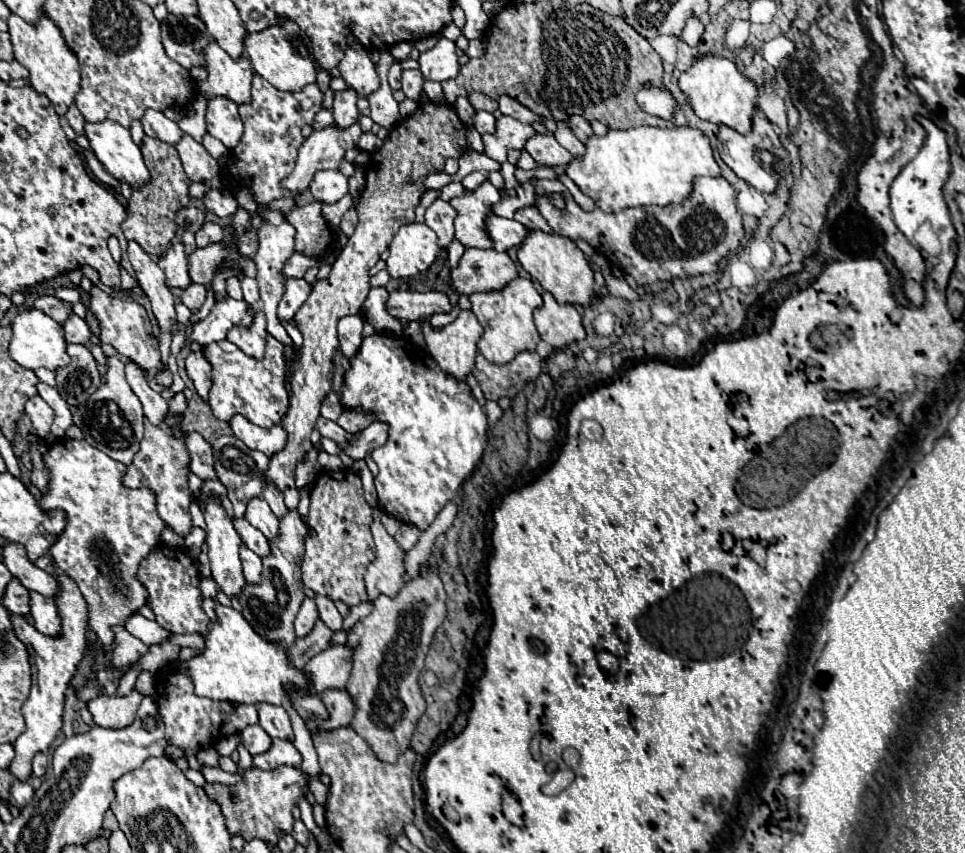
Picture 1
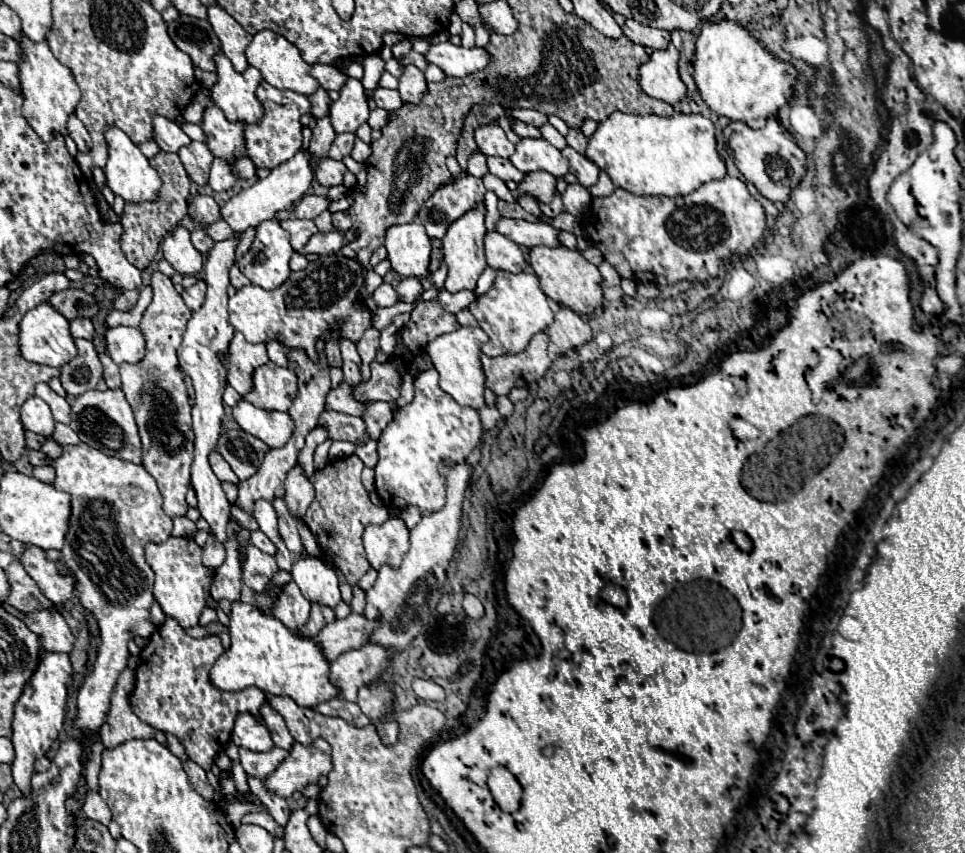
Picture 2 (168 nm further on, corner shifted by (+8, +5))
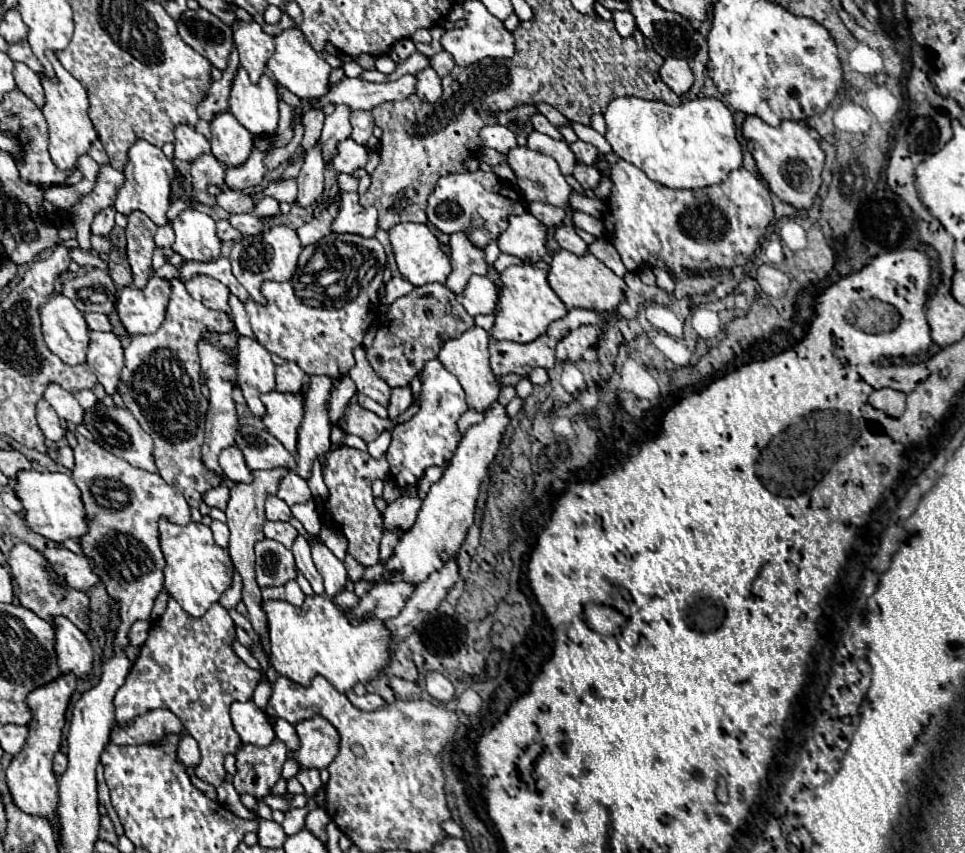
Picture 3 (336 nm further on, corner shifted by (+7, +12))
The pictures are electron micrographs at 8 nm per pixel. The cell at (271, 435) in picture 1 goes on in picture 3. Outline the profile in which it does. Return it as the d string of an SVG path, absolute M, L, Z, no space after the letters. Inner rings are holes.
M270 391L270 393L260 395L260 401L266 407L266 413L260 417L260 421L294 455L298 429L304 417L302 397Z

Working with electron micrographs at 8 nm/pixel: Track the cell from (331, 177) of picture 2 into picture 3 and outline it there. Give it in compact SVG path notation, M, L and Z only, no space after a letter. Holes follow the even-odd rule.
M346 139L338 143L338 151L328 167L334 169L336 173L352 173L356 169L362 169L366 161L368 161L366 145L358 145L352 139Z

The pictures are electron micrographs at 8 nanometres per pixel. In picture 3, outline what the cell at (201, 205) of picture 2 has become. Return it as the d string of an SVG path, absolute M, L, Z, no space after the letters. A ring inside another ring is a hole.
M226 189L220 195L216 195L216 205L228 213L250 213L254 207L254 201L250 195L242 195Z

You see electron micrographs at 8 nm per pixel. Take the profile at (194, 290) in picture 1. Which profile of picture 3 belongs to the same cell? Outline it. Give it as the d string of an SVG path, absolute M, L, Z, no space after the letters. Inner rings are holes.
M194 275L190 281L186 281L186 289L194 299L198 299L200 303L204 303L214 311L224 311L224 313L230 311L230 305L228 305L230 291L220 281L208 275Z

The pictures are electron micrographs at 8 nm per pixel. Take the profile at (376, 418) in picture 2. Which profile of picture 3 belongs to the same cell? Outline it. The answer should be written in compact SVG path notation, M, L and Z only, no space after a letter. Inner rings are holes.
M398 387L398 389L392 389L392 395L390 395L390 403L388 403L388 417L390 419L396 419L398 415L402 415L412 403L412 391L410 387Z

